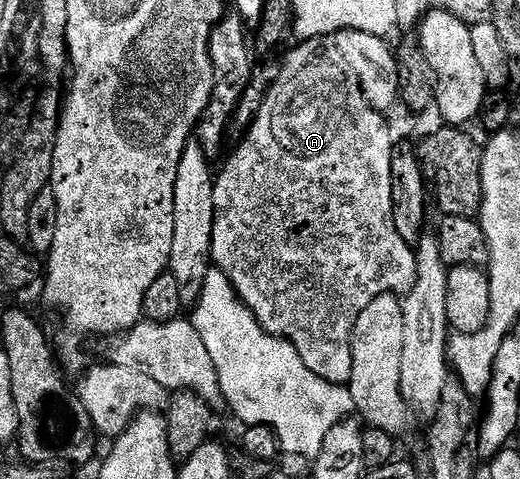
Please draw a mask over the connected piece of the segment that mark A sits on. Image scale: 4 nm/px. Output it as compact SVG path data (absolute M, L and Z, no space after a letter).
M307 38L297 43L299 46L287 56L286 59L281 59L278 67L278 75L276 80L270 84L270 91L266 93L266 99L262 101L260 112L256 116L256 120L251 124L250 129L245 131L242 143L235 148L230 154L230 159L226 162L226 167L221 171L217 171L214 179L214 195L216 196L216 220L212 228L212 252L210 257L213 265L220 271L224 272L224 276L228 276L228 280L232 284L232 288L238 293L238 299L248 307L256 316L256 320L268 331L272 336L277 338L286 338L296 348L296 352L300 352L300 360L304 360L304 364L308 364L308 369L316 372L316 376L320 376L320 380L328 380L337 386L345 386L350 381L352 376L352 332L356 328L356 320L360 320L360 312L364 312L364 308L368 308L368 304L372 304L372 300L376 300L376 296L384 296L385 294L397 294L405 296L415 286L416 272L418 265L415 260L415 247L409 246L400 238L396 232L395 221L392 216L392 152L396 143L395 136L390 135L390 126L386 123L387 115L383 111L372 108L372 104L368 104L368 100L364 96L364 92L360 88L360 84L356 80L356 76L350 68L344 65L339 59L337 53L333 49L330 50L325 45L327 44L320 38Z

